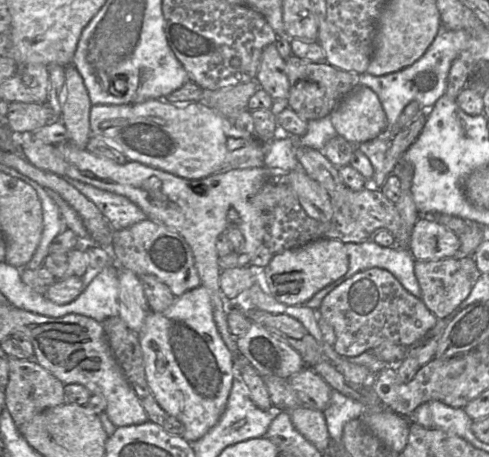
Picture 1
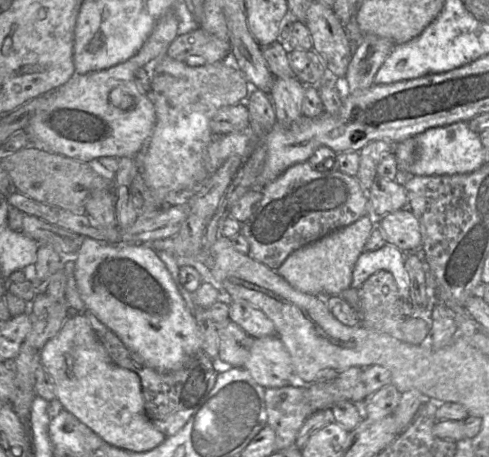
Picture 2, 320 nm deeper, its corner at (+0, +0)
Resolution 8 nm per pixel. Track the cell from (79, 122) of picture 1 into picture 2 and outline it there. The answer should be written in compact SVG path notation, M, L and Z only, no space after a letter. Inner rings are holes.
M82 236L82 244L75 261L75 279L80 296L85 303L86 309L95 313L98 319L112 330L120 340L134 353L138 354L152 368L159 372L173 372L181 369L192 355L202 349L202 337L198 327L195 314L187 306L176 283L164 262L160 259L157 252L150 244L126 244L112 245L106 242L100 242L88 236Z

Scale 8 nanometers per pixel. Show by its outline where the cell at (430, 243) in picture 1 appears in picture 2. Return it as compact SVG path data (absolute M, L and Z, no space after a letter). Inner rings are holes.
M408 208L376 219L376 226L382 232L386 243L396 246L403 253L419 251L422 246L421 226Z

